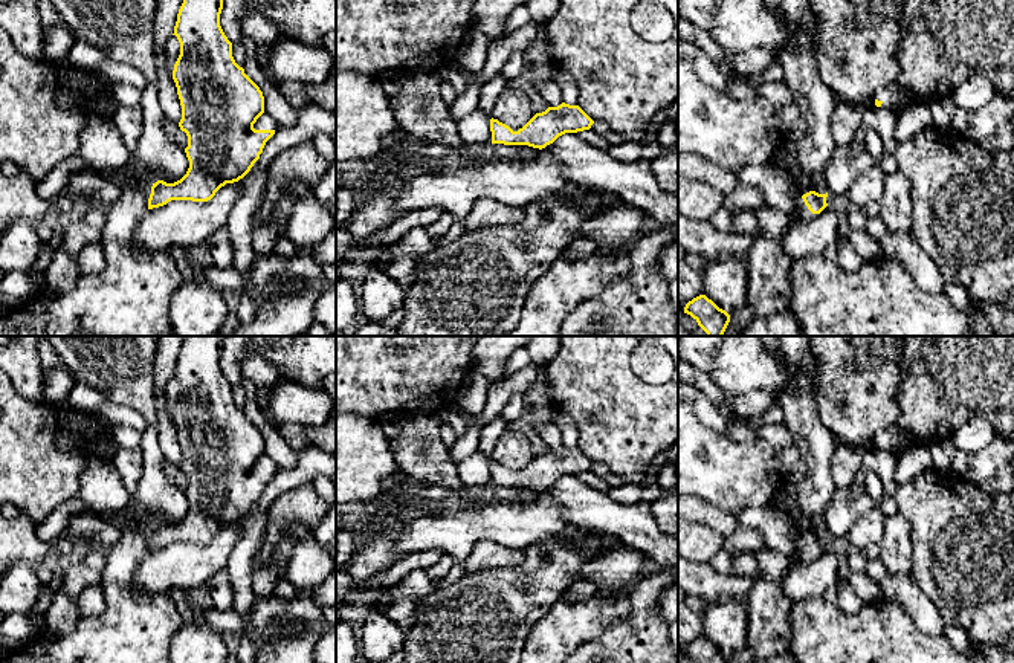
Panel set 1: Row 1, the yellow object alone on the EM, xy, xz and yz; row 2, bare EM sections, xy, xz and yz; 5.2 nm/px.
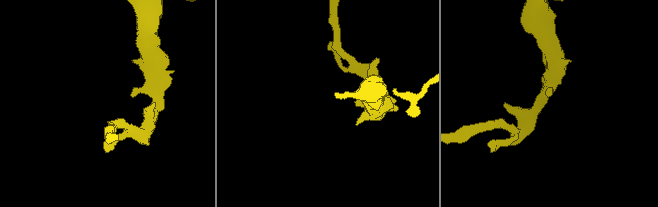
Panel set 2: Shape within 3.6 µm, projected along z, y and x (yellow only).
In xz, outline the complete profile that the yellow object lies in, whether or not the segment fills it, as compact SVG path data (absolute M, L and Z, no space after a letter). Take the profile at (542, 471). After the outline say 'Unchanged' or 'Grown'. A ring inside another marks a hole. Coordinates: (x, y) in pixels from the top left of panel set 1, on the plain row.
M562 445L536 455L522 471L513 474L498 461L490 461L492 486L545 490L565 475L589 472L594 463L579 449Z. Unchanged

